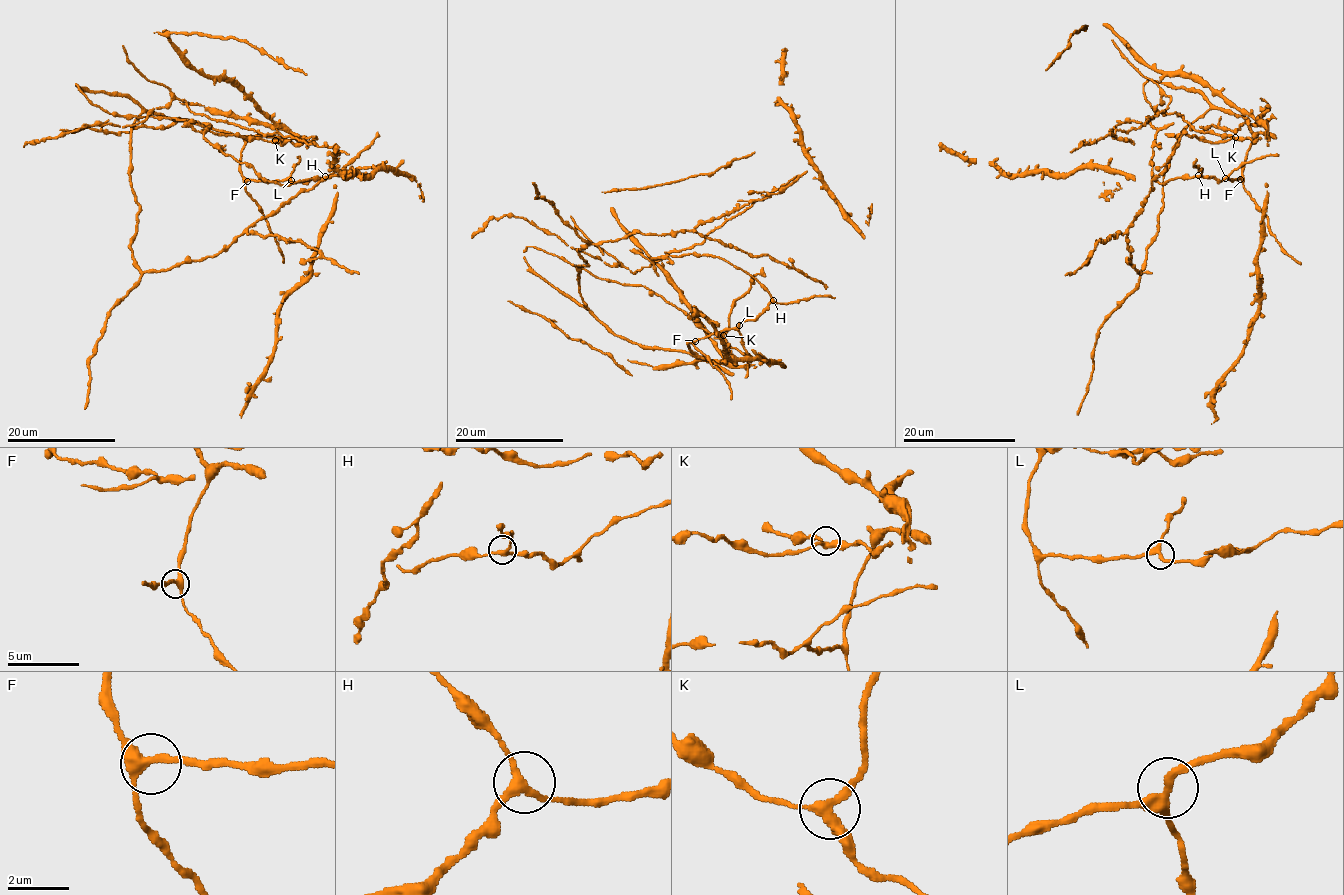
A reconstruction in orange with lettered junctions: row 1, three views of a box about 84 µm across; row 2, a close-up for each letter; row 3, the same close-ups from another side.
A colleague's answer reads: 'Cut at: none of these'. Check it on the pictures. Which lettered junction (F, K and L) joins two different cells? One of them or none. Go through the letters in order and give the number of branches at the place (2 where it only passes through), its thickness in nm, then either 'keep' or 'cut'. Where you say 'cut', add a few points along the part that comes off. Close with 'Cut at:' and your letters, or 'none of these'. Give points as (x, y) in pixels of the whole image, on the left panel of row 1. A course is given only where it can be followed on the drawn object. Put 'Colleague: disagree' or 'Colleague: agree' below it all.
F: branches 3; calibre 280 nm; keep
K: branches 3; calibre 320 nm; keep
L: branches 3; calibre 280 nm; keep
Cut at: none of these
Colleague: agree

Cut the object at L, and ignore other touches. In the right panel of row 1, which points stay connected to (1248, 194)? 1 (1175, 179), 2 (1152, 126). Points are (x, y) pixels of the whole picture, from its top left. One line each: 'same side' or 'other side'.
1: other side
2: other side

